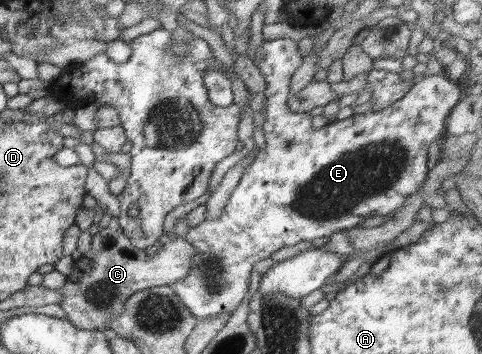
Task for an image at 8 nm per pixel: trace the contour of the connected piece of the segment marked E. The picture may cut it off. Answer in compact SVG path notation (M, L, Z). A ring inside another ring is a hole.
M291 38L263 40L256 49L255 65L265 75L266 111L262 126L267 145L256 160L243 172L240 184L231 193L229 203L215 220L189 227L185 240L197 248L191 257L187 276L170 288L189 308L195 318L205 320L211 316L233 312L249 292L253 266L259 260L269 258L283 246L298 242L312 242L317 238L329 238L335 232L345 232L360 227L367 219L385 217L396 212L409 195L417 192L428 175L428 149L441 134L445 134L445 119L458 103L461 90L457 81L447 75L426 76L411 85L409 92L393 104L366 113L352 115L344 120L327 123L321 129L311 125L310 113L294 113L286 103L291 92L289 83L293 73L301 66L301 53L297 41Z

